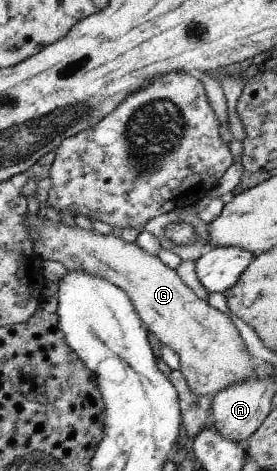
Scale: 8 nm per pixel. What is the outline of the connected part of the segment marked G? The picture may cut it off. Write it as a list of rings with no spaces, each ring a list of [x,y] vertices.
[[[41,211],[35,215],[26,214],[26,229],[37,257],[41,256],[42,260],[58,261],[70,271],[96,275],[124,291],[148,333],[152,333],[162,345],[166,345],[178,355],[179,371],[193,395],[212,397],[230,385],[246,383],[255,375],[254,369],[258,361],[248,354],[230,317],[210,306],[207,301],[196,297],[180,280],[176,271],[165,266],[158,257],[146,253],[135,243],[126,243],[120,237],[114,237],[113,234],[100,235],[95,230],[70,227],[62,222],[52,223]]]

